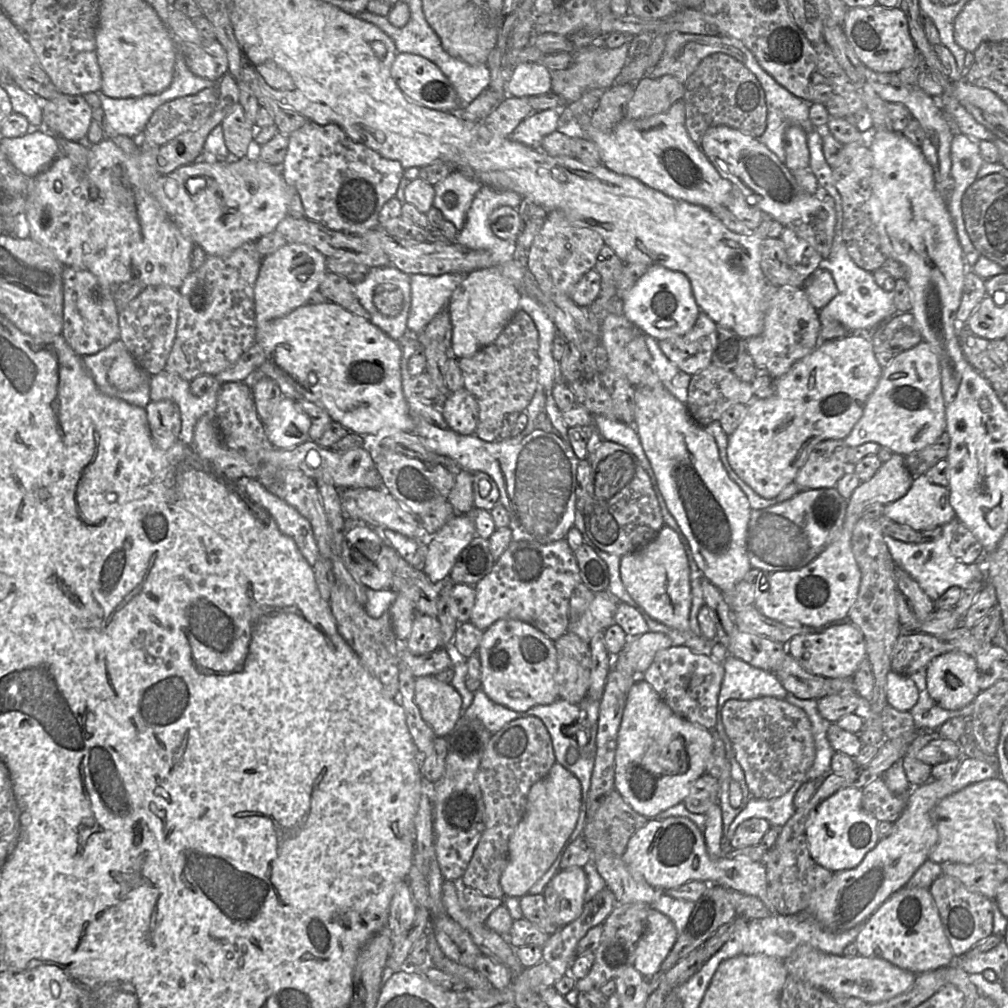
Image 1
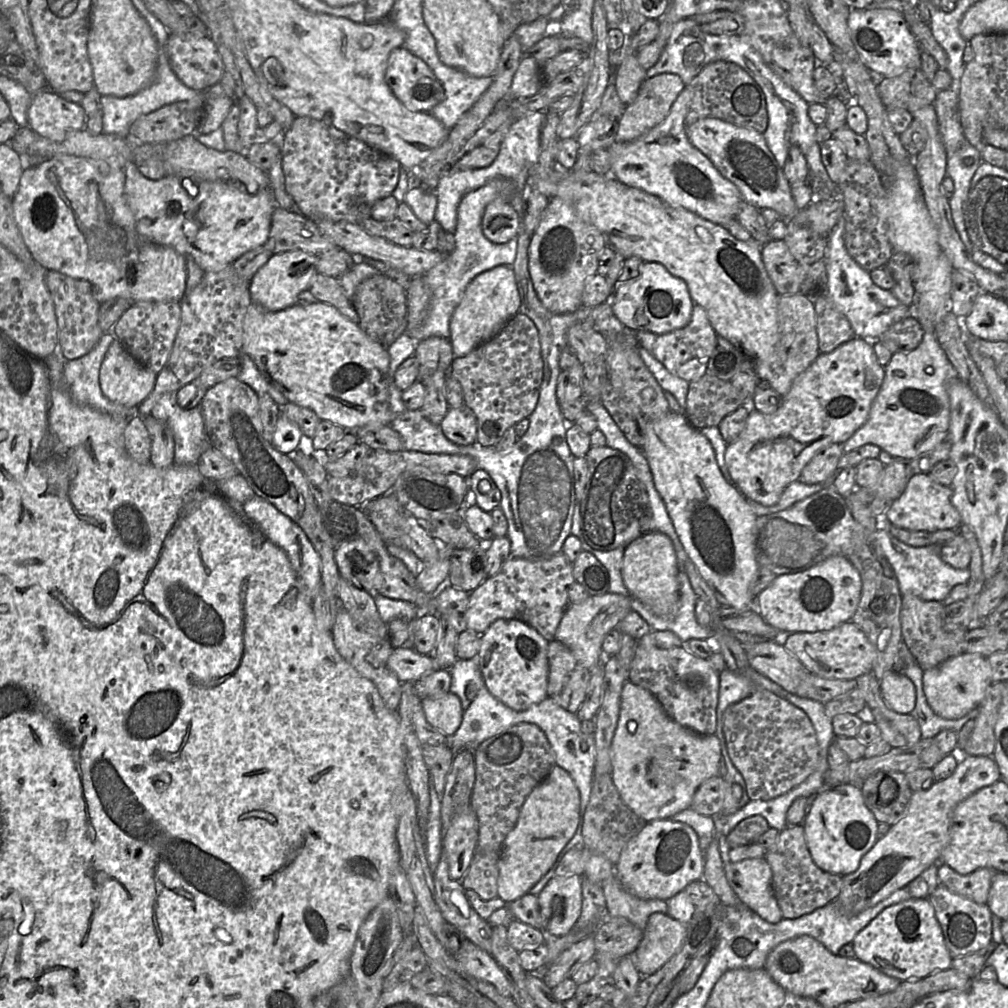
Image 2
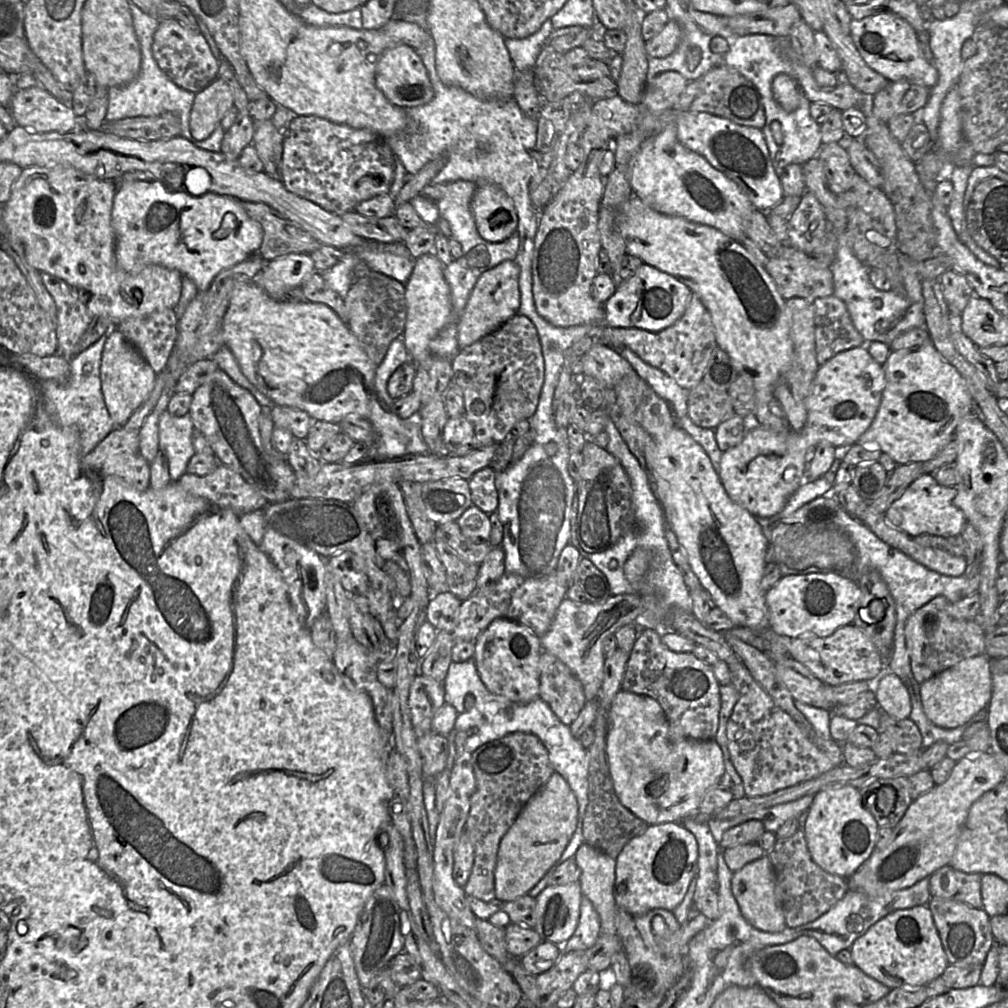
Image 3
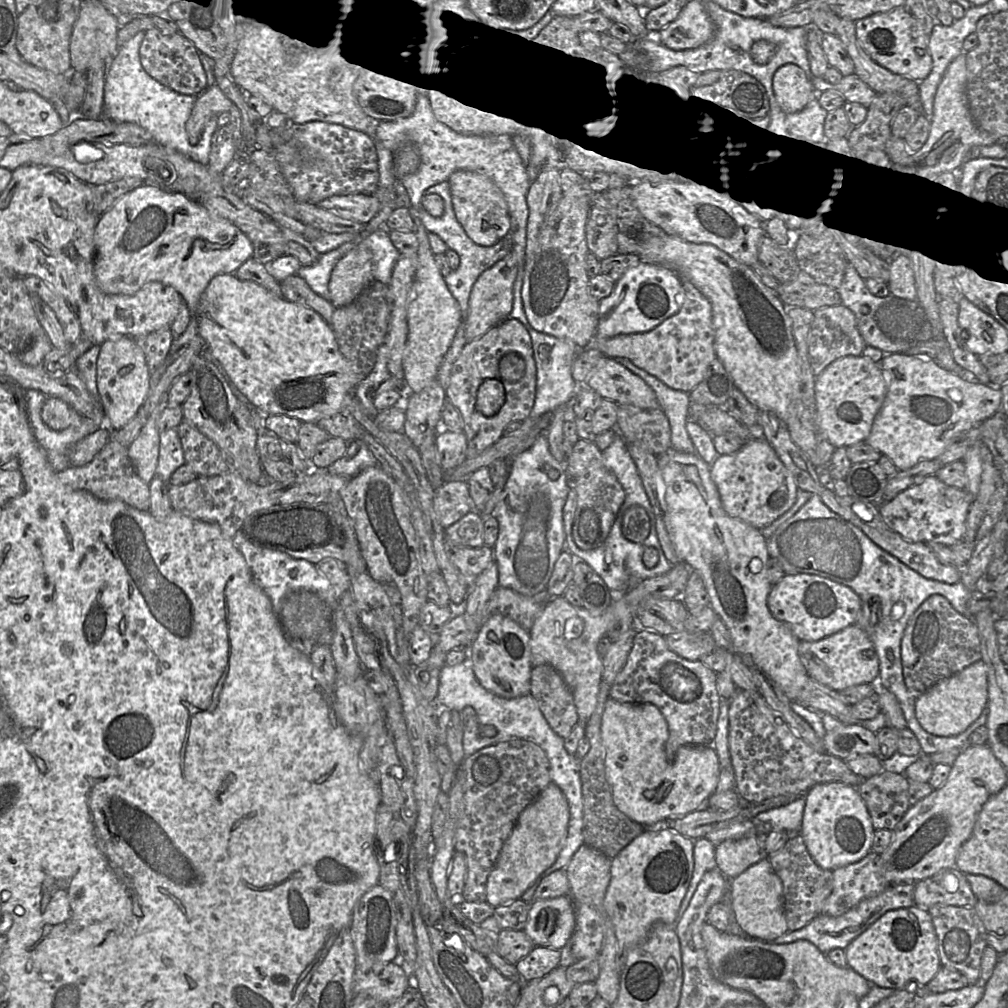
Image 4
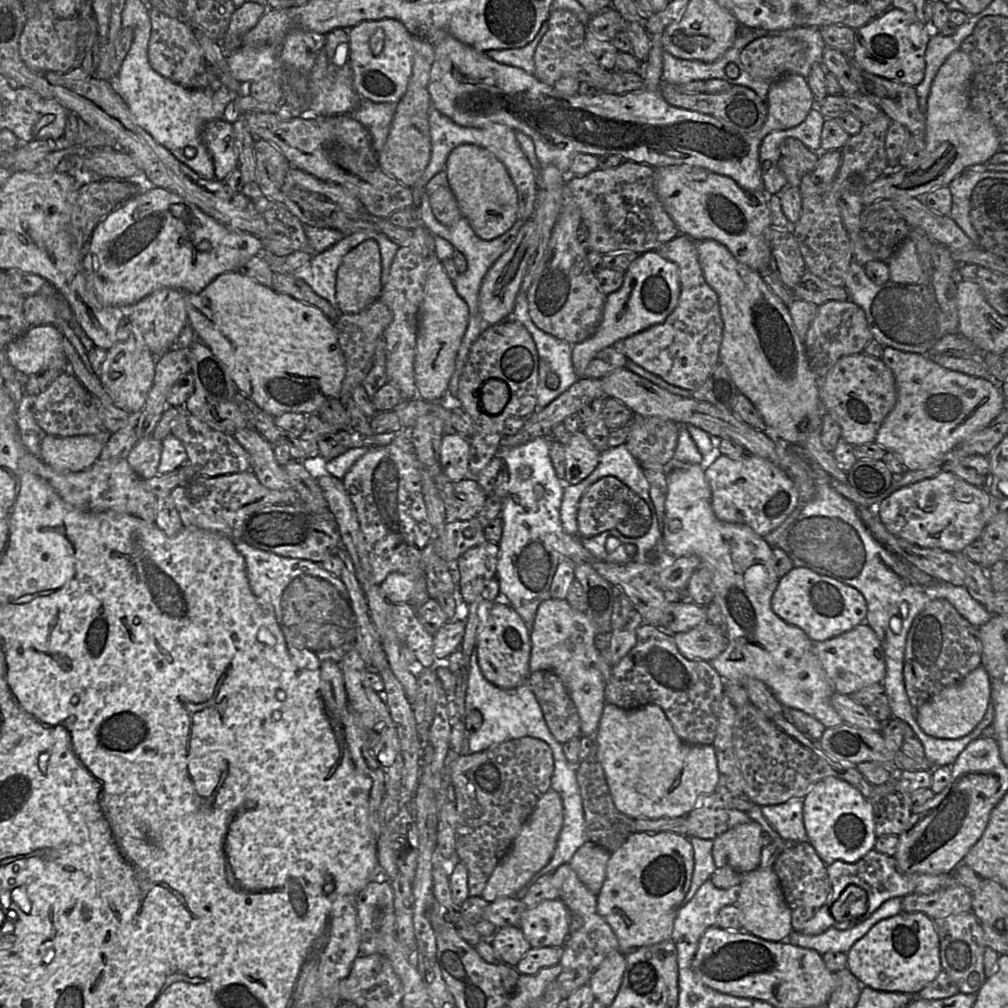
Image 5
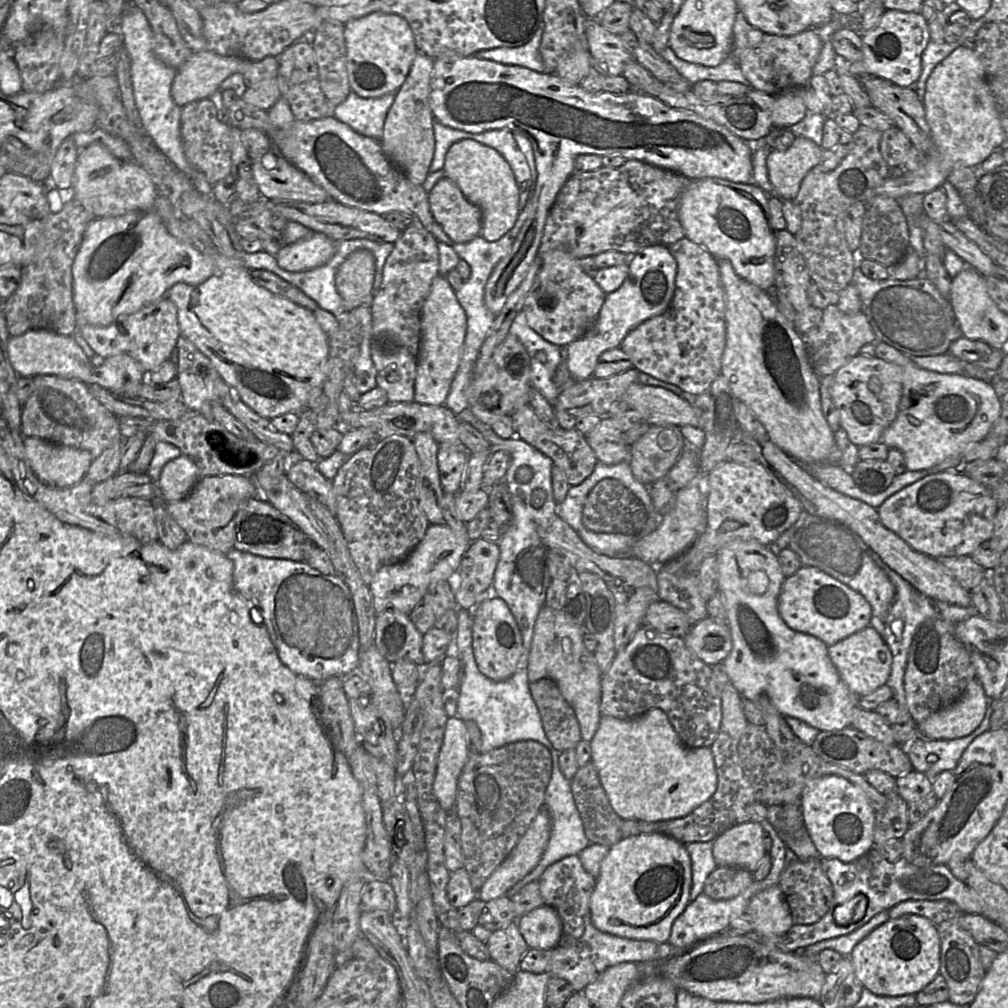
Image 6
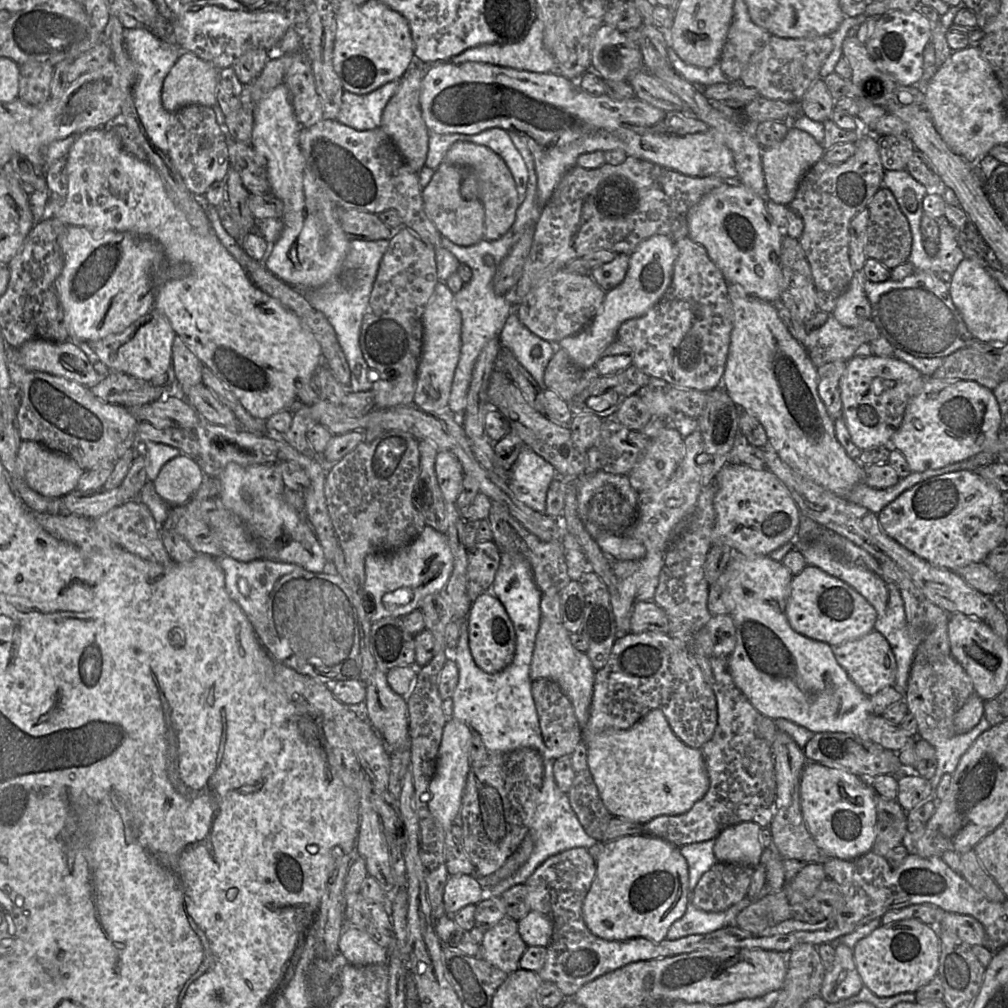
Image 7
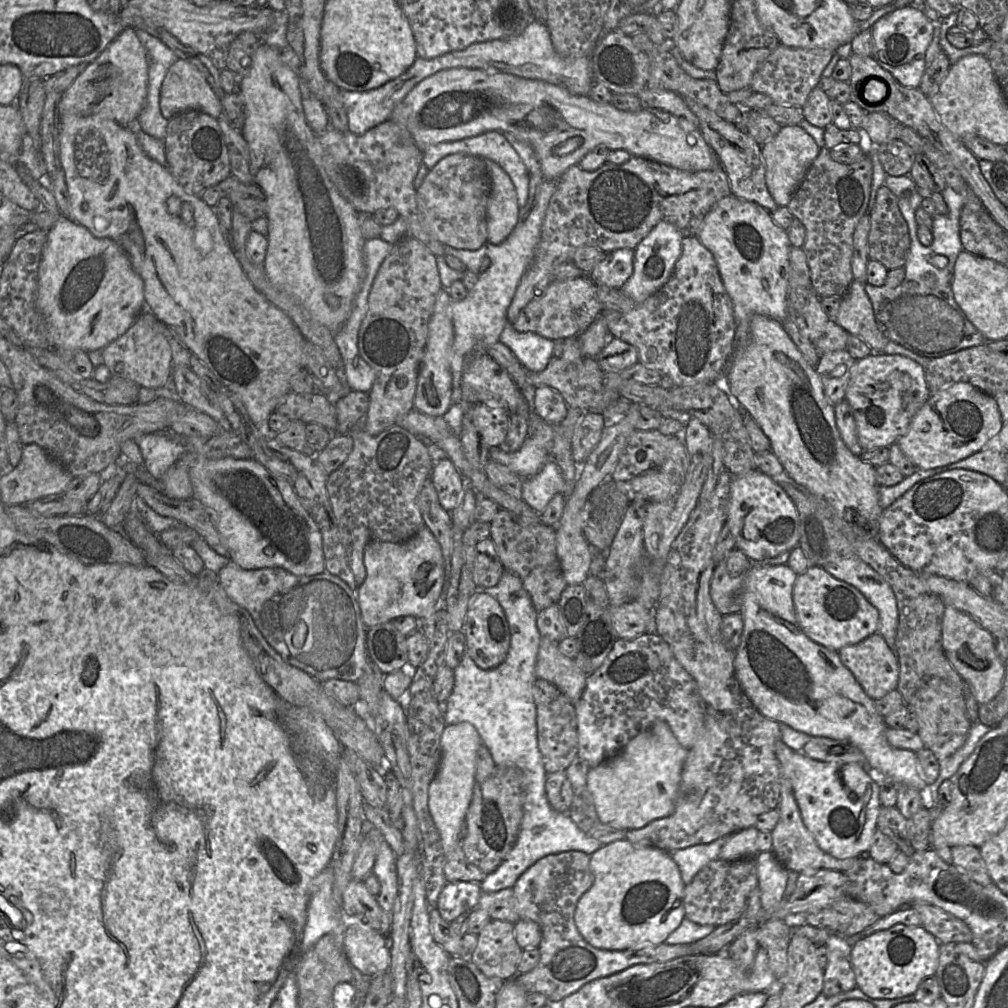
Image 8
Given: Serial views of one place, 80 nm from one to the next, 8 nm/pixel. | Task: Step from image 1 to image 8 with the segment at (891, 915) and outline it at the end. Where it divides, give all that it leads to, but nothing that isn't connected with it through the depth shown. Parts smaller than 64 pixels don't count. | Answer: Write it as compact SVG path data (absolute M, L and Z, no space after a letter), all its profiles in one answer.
M897 924L877 931L851 947L851 962L856 985L874 999L896 999L913 995L920 983L935 976L938 967L940 943L922 926Z

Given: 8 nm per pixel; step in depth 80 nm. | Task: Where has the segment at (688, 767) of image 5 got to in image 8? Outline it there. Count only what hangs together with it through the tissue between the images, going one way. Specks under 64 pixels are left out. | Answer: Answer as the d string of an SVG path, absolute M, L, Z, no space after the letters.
M656 721L649 729L631 739L619 753L590 768L586 787L592 795L600 823L614 828L639 829L656 819L671 815L687 754L688 749L679 744L669 725L664 721Z

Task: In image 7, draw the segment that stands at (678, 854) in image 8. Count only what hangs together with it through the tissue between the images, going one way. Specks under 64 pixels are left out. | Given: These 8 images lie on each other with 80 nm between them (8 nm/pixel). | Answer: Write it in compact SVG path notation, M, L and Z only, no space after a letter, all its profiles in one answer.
M711 839L679 848L680 854L688 864L690 892L694 890L702 875L717 863L713 851L715 841L715 839Z

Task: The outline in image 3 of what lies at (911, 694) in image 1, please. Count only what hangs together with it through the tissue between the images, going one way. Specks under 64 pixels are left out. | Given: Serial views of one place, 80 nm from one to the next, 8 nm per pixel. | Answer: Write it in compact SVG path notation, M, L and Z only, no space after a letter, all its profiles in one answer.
M888 671L874 683L877 707L894 719L909 717L911 701L907 688L900 678Z

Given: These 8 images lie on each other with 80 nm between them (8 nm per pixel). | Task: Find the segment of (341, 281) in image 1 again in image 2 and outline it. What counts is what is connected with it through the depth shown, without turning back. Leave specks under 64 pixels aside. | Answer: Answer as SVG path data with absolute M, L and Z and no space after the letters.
M318 273L308 288L317 301L334 306L343 316L358 324L359 317L351 301L345 296L343 288L336 277Z

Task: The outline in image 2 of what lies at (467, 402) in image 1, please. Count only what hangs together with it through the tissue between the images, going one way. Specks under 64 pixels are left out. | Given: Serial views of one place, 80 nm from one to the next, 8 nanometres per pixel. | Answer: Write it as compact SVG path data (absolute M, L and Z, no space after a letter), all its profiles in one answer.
M465 404L449 408L442 423L447 439L458 445L470 445L477 440L477 420L473 411Z

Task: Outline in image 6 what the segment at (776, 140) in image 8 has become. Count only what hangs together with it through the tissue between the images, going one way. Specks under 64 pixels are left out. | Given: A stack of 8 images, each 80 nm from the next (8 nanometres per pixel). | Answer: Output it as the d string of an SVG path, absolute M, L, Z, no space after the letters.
M798 136L784 151L772 149L767 158L767 170L774 195L782 200L794 200L807 173L819 165L824 149L812 140Z

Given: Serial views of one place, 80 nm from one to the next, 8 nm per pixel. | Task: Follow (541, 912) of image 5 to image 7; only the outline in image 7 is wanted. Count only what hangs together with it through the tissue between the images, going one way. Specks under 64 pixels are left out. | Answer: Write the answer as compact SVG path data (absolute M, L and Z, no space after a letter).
M529 911L517 922L517 925L519 935L528 947L547 947L551 942L553 923L547 915L537 911Z

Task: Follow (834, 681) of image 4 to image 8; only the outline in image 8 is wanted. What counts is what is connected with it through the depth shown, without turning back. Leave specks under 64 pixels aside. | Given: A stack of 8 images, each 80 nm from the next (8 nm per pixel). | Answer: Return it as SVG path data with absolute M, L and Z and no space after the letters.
M879 633L841 648L838 654L843 665L851 671L872 700L880 699L897 689L898 659Z

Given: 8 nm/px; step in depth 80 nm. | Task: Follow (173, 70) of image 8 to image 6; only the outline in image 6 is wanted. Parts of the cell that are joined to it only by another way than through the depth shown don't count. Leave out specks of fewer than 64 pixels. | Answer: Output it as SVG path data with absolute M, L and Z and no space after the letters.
M193 51L176 70L171 86L172 99L183 107L193 101L210 98L219 90L223 80L234 73L243 74L252 62L211 51Z

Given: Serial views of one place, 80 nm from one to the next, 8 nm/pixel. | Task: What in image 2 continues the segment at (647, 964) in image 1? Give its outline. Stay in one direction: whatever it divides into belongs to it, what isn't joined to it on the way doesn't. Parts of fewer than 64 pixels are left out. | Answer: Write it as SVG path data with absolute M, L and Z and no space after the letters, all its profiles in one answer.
M652 913L643 932L642 940L633 957L642 976L659 970L682 947L686 937L686 924L668 914Z

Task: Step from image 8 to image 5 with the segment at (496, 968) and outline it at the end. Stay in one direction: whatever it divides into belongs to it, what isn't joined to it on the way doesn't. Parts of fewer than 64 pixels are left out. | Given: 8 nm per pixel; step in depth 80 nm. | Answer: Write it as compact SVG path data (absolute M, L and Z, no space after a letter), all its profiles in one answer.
M507 926L497 929L490 941L503 964L515 967L531 949L519 926Z

